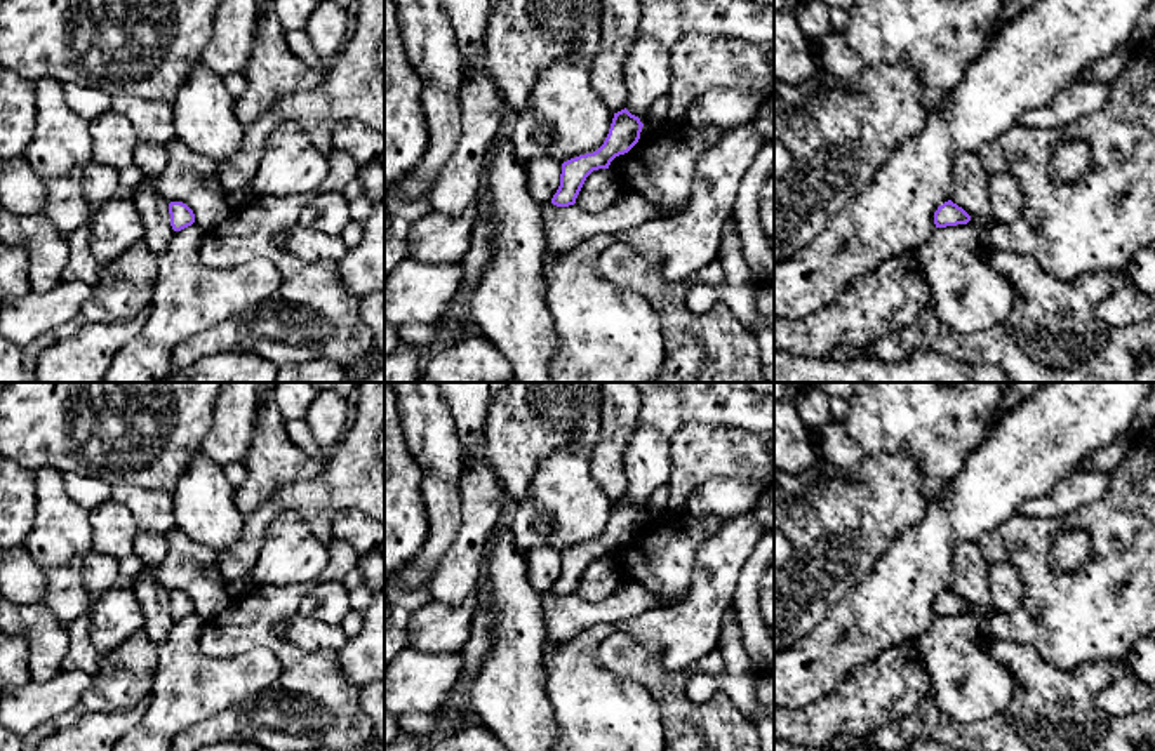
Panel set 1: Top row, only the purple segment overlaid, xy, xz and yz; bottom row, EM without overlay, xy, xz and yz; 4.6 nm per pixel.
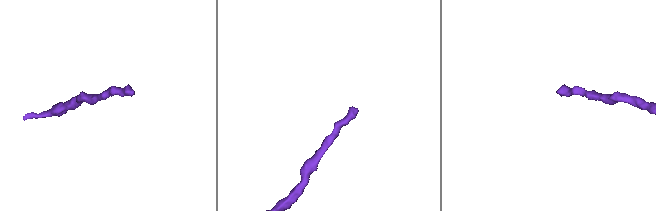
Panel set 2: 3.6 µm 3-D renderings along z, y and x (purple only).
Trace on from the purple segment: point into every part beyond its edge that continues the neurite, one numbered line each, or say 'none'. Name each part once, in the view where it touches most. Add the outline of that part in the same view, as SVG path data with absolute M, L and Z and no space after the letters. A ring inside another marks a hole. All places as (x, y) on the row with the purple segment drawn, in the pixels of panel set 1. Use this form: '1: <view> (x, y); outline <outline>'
none

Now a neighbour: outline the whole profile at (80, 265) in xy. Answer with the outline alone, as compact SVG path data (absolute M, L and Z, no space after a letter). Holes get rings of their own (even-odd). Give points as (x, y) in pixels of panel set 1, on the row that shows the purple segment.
M89 224L80 226L66 236L70 247L70 259L64 266L64 280L82 280L94 287L99 280L99 264L90 252L90 229Z

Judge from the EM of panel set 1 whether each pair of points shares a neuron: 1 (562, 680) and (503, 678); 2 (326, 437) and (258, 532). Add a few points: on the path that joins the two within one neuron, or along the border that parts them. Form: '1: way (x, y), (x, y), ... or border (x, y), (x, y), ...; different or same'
1: border (547, 640), (543, 649), (545, 692), (555, 720); different
2: border (352, 416), (345, 435), (327, 454); different

